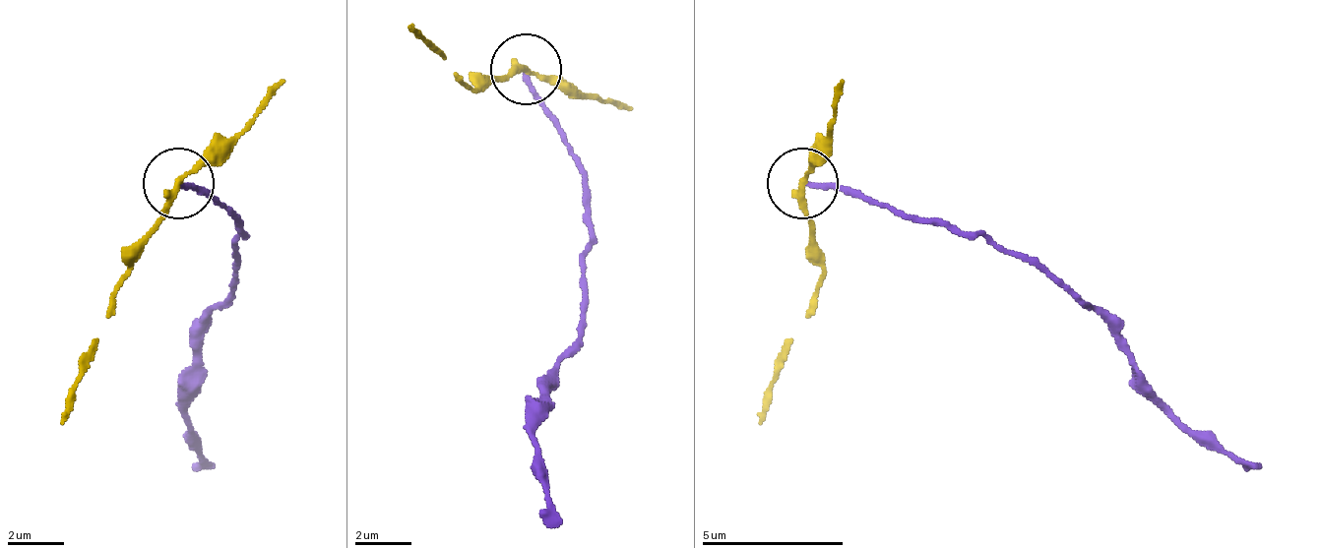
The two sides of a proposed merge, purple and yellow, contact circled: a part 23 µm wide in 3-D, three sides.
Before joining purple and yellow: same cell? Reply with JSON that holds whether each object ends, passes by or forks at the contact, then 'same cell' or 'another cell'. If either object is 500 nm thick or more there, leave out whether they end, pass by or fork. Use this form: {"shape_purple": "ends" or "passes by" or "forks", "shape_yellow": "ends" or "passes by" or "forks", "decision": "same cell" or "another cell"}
{"shape_purple": "ends", "shape_yellow": "passes by", "decision": "another cell"}

